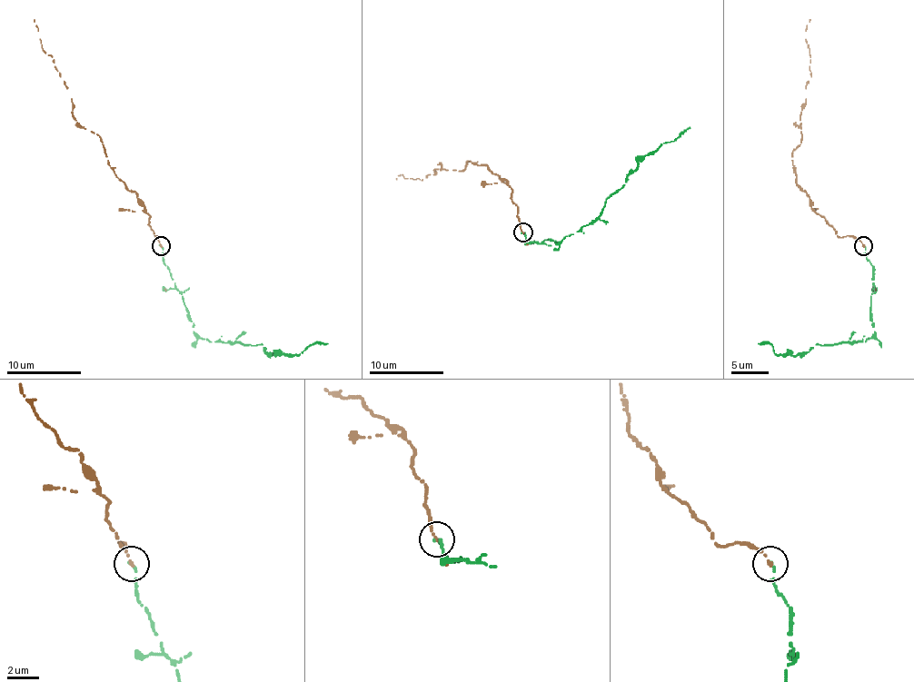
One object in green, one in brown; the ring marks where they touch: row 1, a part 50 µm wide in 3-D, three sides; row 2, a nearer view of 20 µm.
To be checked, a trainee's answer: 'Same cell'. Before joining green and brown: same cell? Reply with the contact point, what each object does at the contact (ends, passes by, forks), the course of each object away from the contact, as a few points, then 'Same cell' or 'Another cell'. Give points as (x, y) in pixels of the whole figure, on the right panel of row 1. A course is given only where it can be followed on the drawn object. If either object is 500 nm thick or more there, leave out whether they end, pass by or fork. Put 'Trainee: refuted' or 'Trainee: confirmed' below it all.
Place: (863, 246). At the ring green ends. At the ring brown ends. Course of green: (864, 245), (875, 288), (875, 331), (866, 342), (815, 344), (786, 355), (758, 344). Course of brown: (864, 245), (850, 236), (839, 238), (797, 183), (793, 154), (802, 137), (800, 111), (811, 74), (809, 20). Same cell
Trainee: confirmed

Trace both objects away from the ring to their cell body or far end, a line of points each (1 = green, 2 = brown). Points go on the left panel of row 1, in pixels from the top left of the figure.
1: (159, 245), (201, 338), (262, 344), (265, 351), (284, 355), (327, 344)
2: (161, 245), (137, 195), (109, 165), (100, 137), (75, 121), (72, 98), (40, 43), (34, 20)

